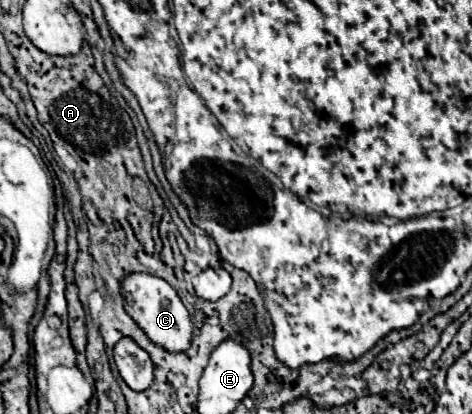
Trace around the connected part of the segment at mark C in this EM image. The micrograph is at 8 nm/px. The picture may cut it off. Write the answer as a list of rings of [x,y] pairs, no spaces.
[[[129,274],[123,280],[125,310],[147,334],[147,338],[167,352],[185,352],[193,340],[193,322],[177,292],[161,278],[151,274]]]

